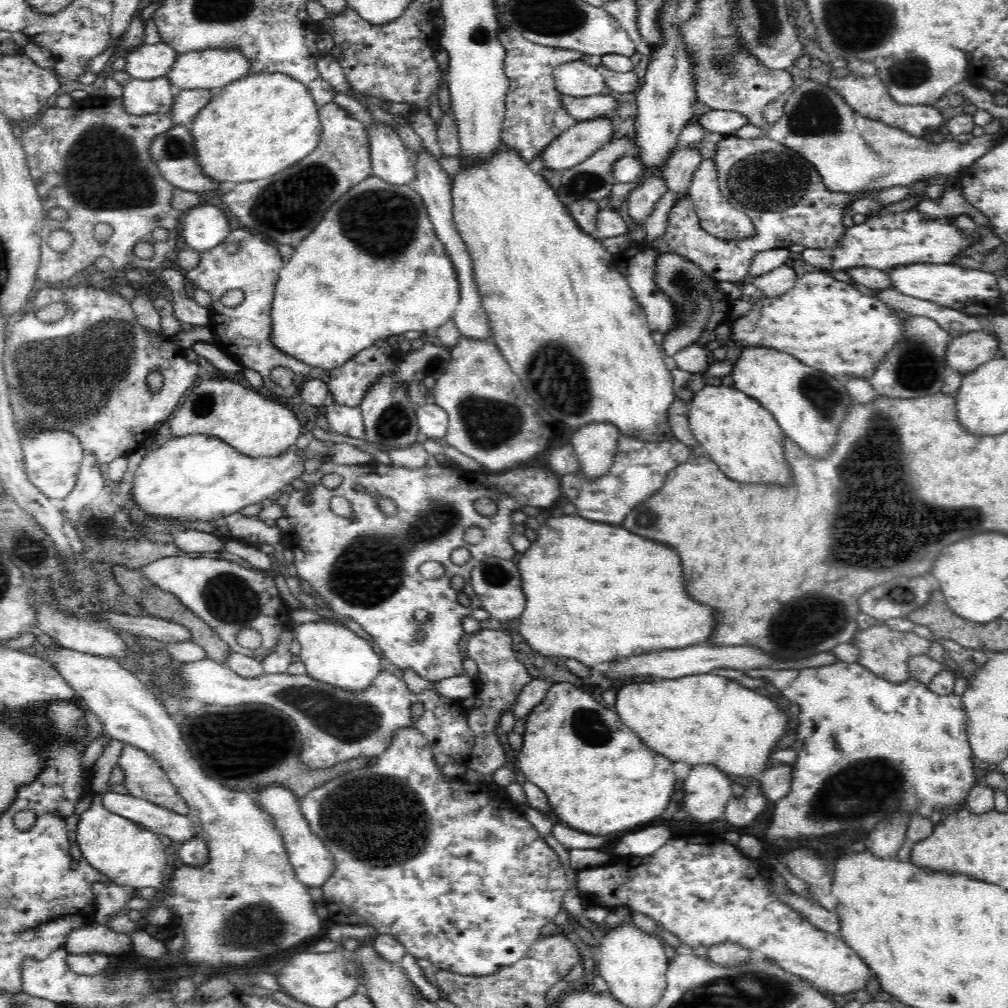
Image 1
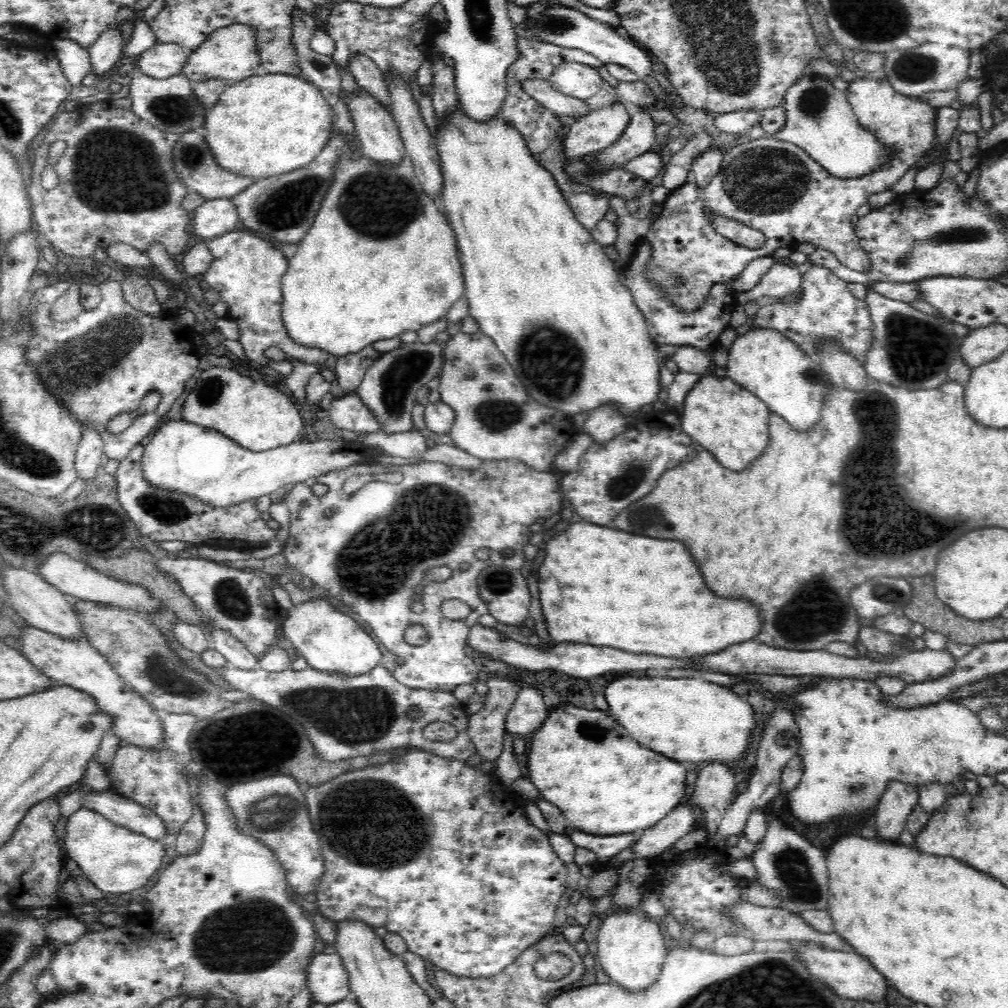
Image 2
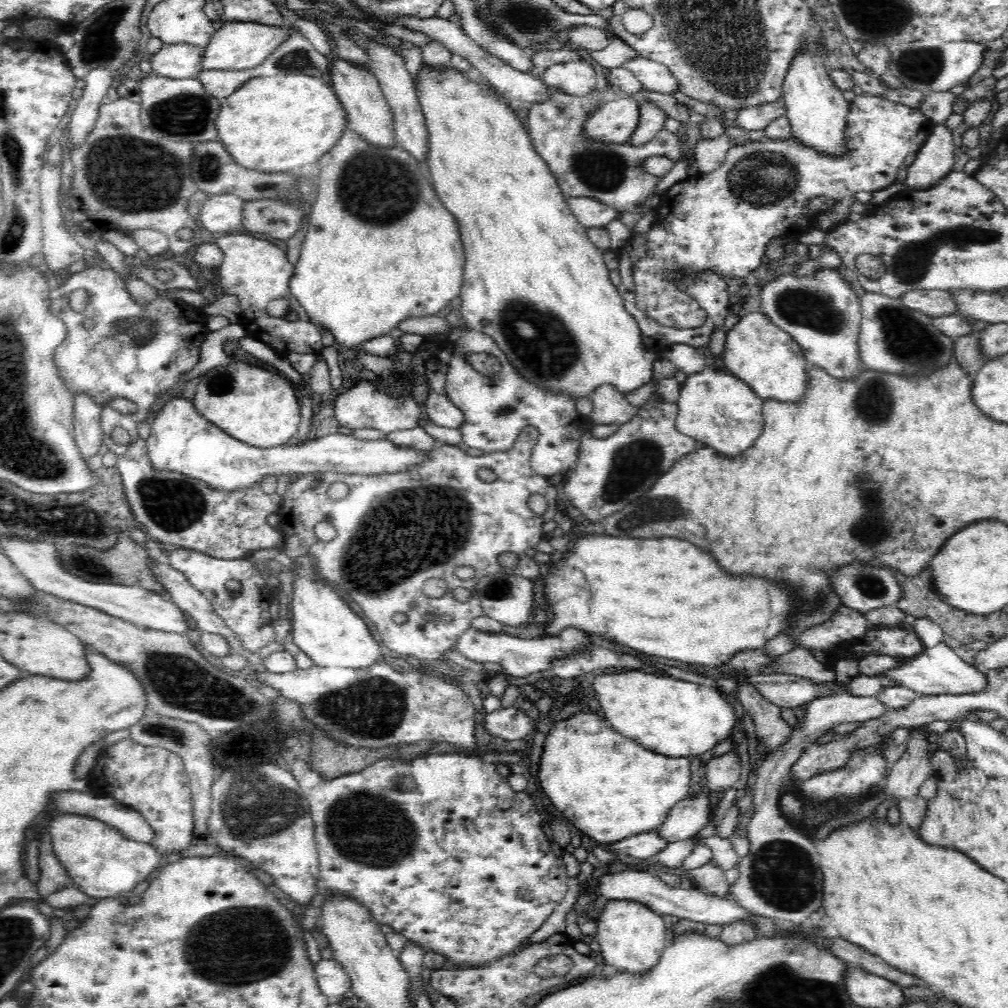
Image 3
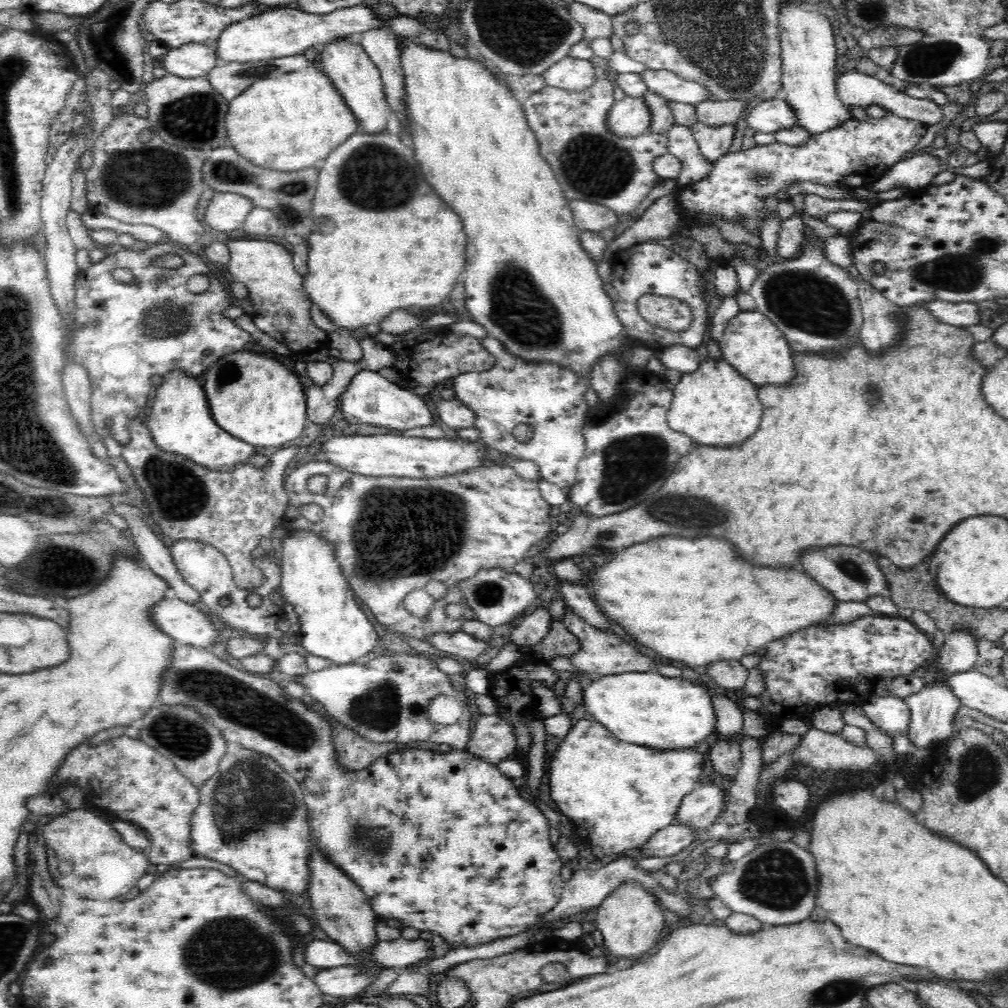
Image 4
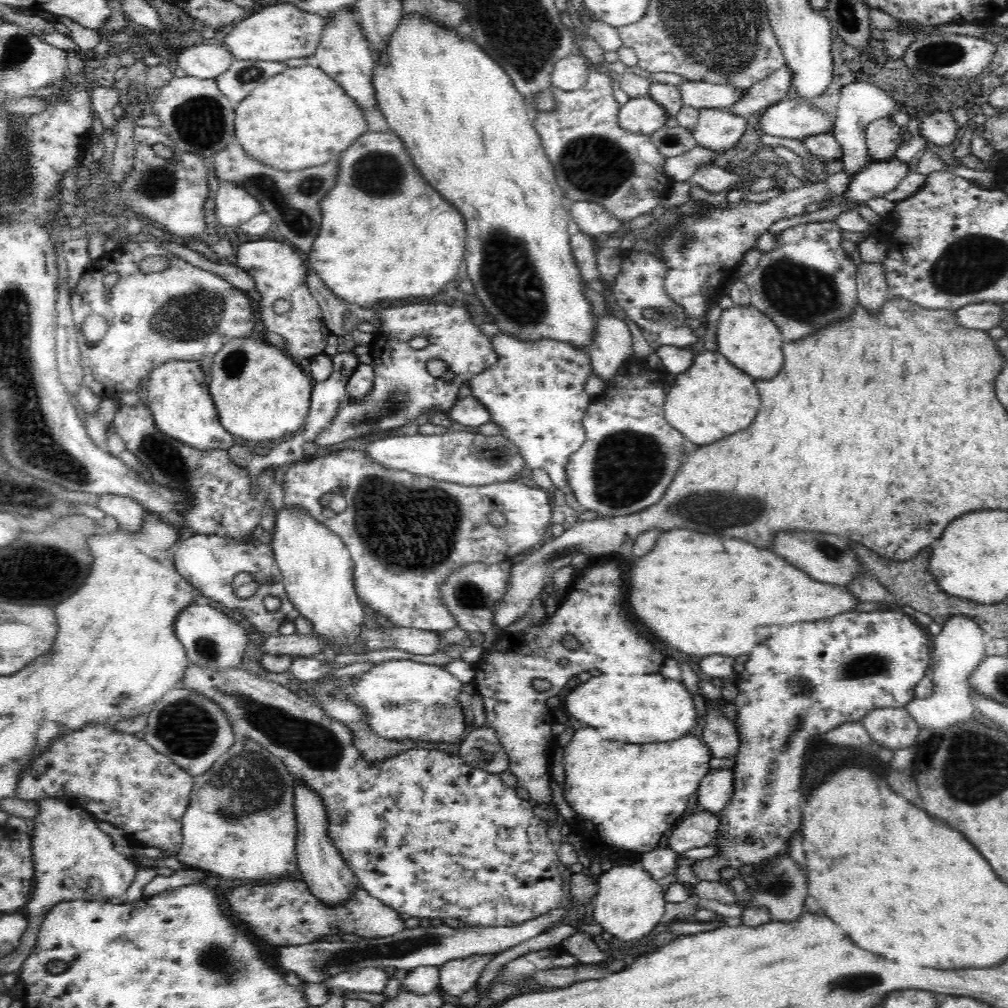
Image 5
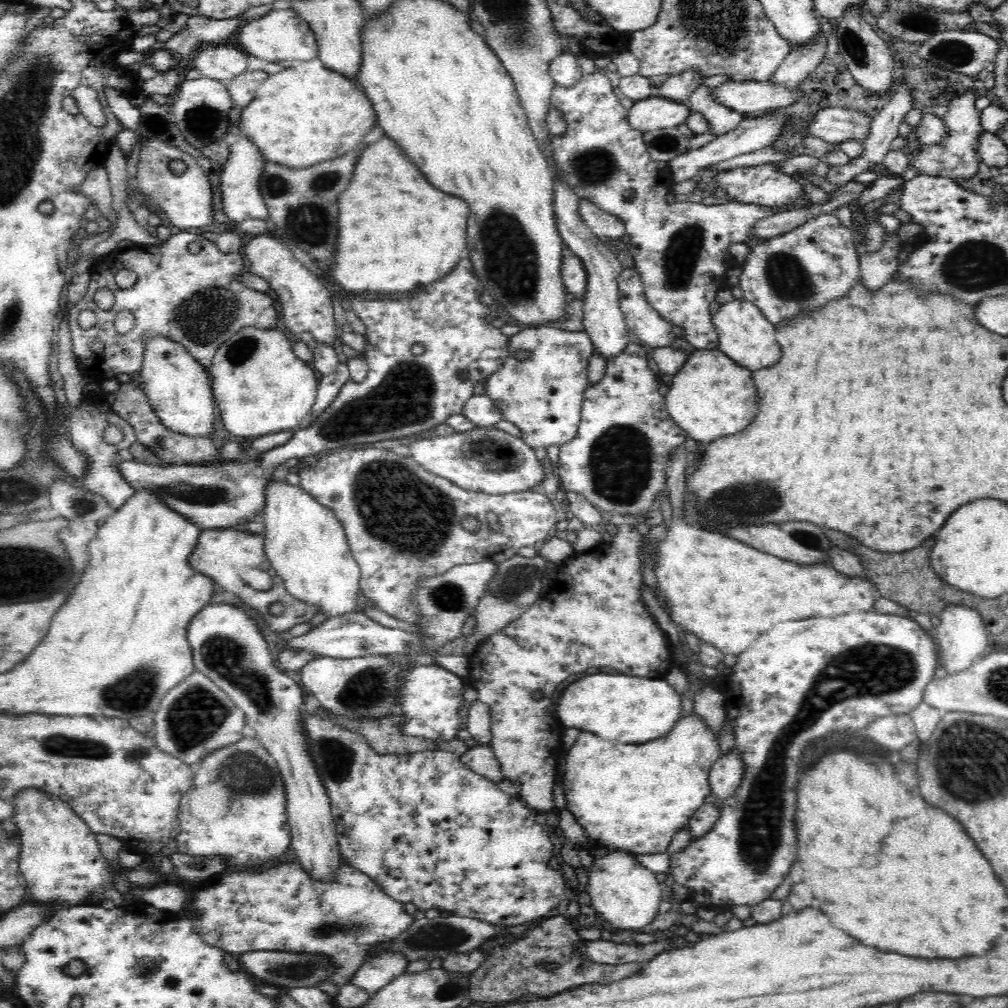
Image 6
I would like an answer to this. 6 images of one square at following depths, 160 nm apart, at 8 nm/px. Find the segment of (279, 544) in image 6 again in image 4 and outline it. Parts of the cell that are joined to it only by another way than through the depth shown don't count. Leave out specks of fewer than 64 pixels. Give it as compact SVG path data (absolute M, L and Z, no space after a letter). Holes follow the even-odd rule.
M294 530L282 540L281 592L292 604L300 623L299 640L310 654L331 660L336 665L350 664L370 654L377 645L376 631L372 623L354 600L354 591L341 573L341 566L335 557L334 545L313 532Z

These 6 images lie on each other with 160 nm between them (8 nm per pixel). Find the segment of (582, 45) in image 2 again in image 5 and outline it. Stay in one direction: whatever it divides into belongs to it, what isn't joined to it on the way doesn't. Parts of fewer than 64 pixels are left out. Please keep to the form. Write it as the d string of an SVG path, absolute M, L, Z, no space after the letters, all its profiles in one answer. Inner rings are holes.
M682 81L677 85L684 105L702 109L727 109L742 96L744 88L736 88L729 84L714 84L706 81Z

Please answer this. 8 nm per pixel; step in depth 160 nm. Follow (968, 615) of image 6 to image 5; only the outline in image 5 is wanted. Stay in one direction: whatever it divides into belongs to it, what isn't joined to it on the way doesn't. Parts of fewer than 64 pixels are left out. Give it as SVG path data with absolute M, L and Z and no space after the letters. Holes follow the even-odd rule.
M954 614L948 622L943 624L939 634L931 636L931 639L932 694L926 698L914 697L903 707L919 727L938 732L972 717L976 708L974 699L970 694L970 679L968 678L976 670L976 666L979 666L986 657L987 635L974 618Z

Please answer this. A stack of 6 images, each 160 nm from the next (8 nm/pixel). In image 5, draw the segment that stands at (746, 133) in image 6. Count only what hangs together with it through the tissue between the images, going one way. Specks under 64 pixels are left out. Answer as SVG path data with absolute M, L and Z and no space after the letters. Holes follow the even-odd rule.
M696 145L692 150L688 150L686 154L680 156L673 156L672 158L665 158L663 172L667 174L668 177L674 181L684 182L690 180L690 177L698 170L698 166L701 164L710 164L715 158L718 158L718 155L725 153L729 150L724 150L724 152L712 152L707 148L702 148L701 146Z

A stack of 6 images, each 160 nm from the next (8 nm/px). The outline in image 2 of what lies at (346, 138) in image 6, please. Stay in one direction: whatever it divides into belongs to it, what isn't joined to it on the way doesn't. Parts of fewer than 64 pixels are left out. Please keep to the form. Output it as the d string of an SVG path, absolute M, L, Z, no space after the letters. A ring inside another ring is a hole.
M256 74L226 86L218 102L206 115L205 141L217 165L232 174L263 179L289 173L312 162L329 143L333 128L333 107L322 90L310 80L290 74Z

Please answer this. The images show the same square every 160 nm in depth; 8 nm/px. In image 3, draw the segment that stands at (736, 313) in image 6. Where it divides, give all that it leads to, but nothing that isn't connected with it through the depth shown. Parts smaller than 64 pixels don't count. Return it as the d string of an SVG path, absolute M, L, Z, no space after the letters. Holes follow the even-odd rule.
M764 312L744 315L727 332L722 357L727 371L748 384L759 398L783 403L798 403L805 398L809 382L806 370L809 365L802 348L790 334L773 324Z

